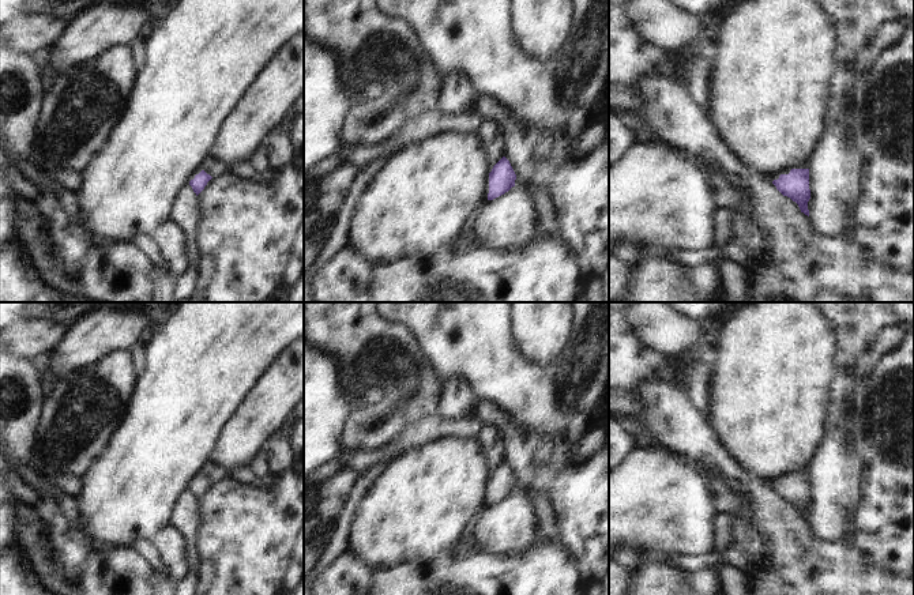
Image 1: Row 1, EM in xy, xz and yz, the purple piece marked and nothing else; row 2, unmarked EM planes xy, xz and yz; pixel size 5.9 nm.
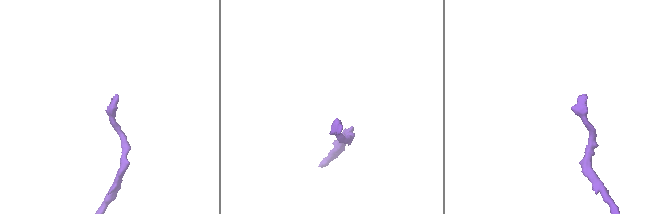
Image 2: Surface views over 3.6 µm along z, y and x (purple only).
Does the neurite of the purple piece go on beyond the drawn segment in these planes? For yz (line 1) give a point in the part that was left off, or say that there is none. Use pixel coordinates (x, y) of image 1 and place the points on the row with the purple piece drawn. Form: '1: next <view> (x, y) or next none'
1: next none

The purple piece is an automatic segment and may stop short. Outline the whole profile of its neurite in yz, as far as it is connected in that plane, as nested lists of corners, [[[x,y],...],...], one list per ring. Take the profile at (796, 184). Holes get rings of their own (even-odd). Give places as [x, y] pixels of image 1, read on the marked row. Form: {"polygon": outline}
{"polygon": [[[791,169],[789,174],[781,174],[778,180],[772,181],[772,184],[783,196],[795,202],[801,212],[809,216],[809,169]]]}

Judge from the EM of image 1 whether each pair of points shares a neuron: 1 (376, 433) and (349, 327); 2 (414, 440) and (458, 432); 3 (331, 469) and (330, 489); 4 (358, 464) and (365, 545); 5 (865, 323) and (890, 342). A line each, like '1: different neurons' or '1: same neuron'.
1: same neuron
2: same neuron
3: different neurons
4: different neurons
5: different neurons

